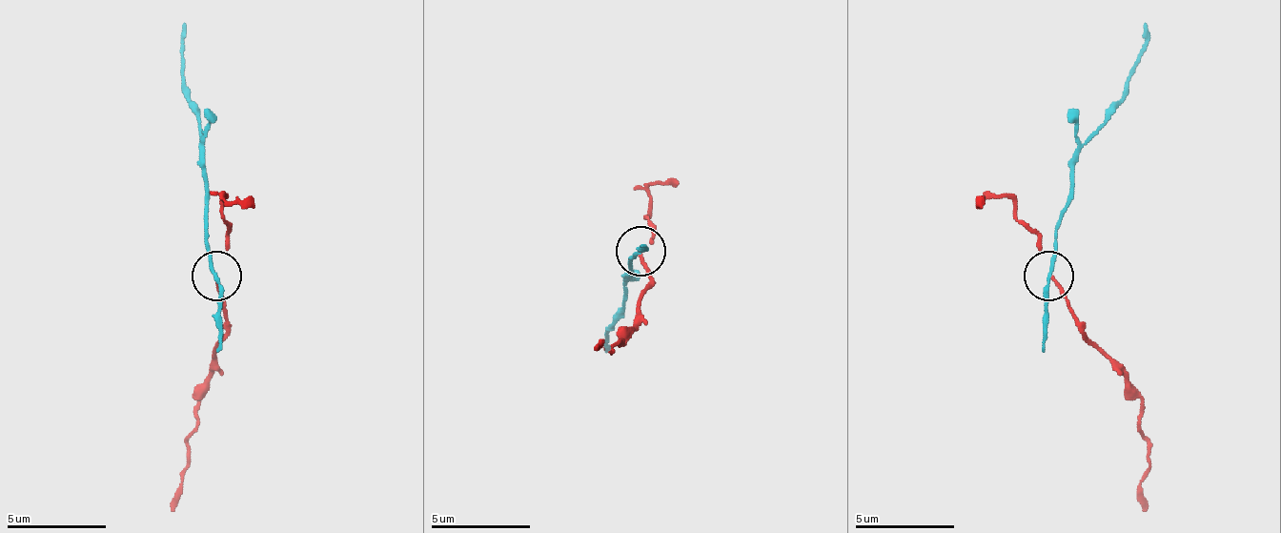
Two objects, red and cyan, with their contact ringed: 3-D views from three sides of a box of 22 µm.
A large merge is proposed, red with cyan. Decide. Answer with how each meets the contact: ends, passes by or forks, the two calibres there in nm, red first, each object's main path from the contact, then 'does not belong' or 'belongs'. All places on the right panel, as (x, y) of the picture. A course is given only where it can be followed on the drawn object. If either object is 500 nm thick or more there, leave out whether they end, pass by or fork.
red passes by; cyan passes by; calibres 110 and 170 nm; course red (1052, 276), (1087, 336), (1141, 405), (1150, 470), (1141, 500), (1146, 509); course cyan (1047, 276), (1057, 247), (1071, 153), (1126, 88), (1146, 24); does not belong

